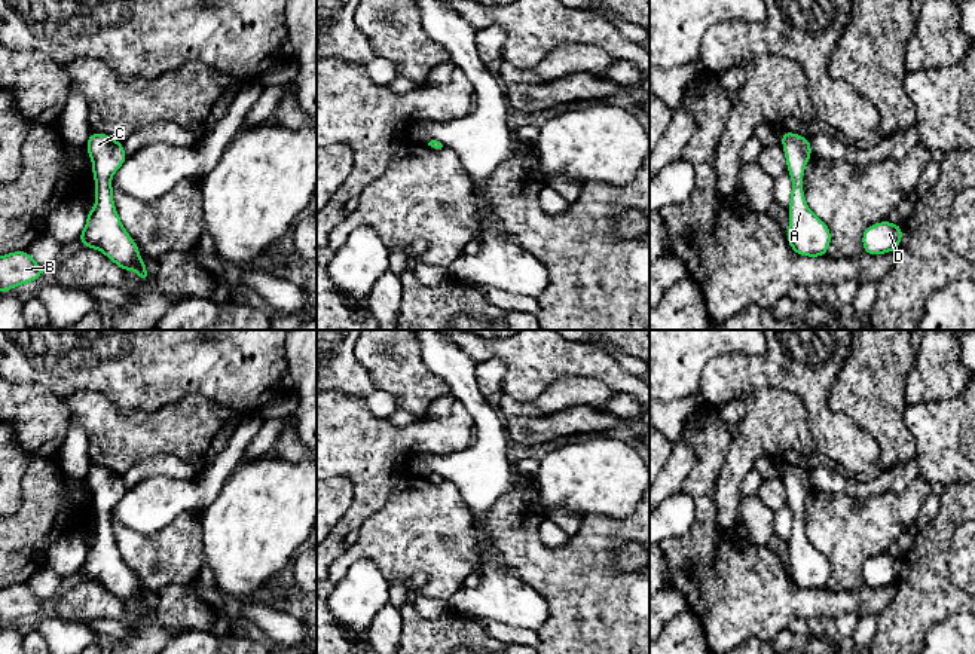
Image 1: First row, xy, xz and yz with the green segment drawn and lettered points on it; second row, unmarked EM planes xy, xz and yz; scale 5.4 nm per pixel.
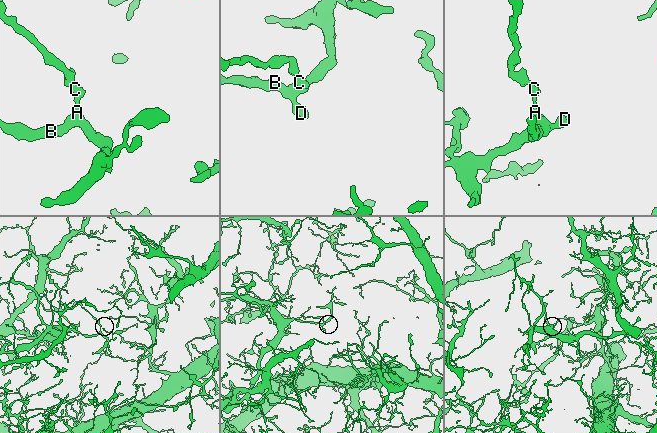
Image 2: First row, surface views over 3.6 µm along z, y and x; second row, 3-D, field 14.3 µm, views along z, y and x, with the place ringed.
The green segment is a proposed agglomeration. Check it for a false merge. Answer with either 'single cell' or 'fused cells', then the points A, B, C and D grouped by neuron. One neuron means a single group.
single cell | A B C D

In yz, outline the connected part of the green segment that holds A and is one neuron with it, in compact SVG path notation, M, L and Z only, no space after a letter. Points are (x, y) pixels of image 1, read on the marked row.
M782 132L788 172L792 177L789 230L791 248L800 256L825 256L831 242L828 226L807 207L803 195L803 174L806 162L812 158L810 140L794 132Z

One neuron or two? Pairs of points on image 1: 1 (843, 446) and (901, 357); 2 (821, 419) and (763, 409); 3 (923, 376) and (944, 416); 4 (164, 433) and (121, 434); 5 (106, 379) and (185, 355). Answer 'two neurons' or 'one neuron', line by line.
1: two neurons
2: two neurons
3: two neurons
4: one neuron
5: one neuron

